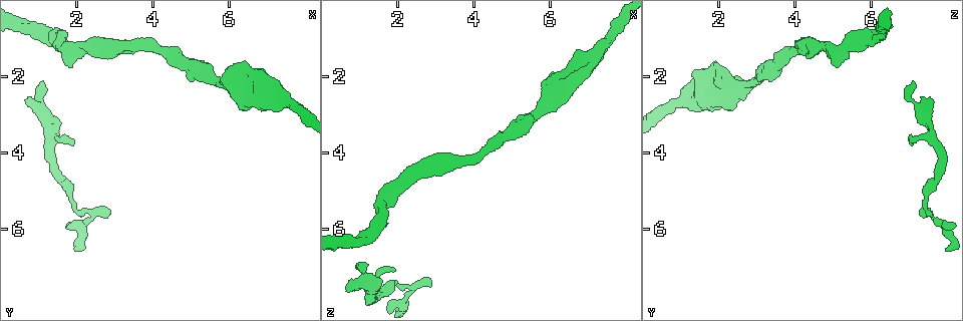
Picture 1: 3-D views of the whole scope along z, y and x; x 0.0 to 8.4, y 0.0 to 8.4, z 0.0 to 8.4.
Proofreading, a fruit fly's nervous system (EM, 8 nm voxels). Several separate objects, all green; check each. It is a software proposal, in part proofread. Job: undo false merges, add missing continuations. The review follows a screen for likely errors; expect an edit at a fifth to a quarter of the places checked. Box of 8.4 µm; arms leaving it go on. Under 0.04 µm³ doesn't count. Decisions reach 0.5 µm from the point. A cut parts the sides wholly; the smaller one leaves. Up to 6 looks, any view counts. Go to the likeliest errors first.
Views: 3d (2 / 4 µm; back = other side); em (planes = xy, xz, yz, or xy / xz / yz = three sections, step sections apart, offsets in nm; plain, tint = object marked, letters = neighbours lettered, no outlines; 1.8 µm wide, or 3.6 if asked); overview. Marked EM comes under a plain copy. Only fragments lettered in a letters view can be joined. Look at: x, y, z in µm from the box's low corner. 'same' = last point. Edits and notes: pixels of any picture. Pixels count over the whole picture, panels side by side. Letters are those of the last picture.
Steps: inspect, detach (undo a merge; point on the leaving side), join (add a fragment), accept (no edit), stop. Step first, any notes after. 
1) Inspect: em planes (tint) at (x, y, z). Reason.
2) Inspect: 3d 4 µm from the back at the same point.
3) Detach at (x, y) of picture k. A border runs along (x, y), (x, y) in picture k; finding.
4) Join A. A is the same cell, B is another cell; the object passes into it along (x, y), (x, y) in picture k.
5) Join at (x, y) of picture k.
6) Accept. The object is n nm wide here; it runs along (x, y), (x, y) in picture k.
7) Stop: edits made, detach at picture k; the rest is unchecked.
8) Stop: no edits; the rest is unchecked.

Inspect: 3d 2 µm at (2.10, 6.60, 7.90). Free end.

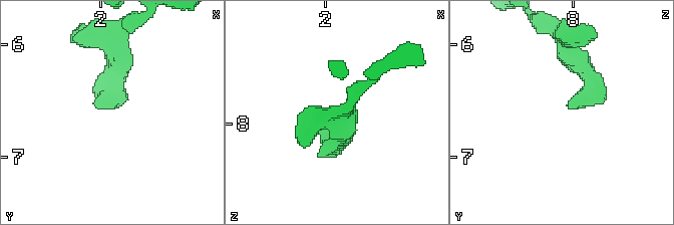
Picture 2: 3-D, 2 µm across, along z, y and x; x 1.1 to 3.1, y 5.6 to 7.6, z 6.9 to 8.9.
Inspect: em planes (letters) at (2.10, 6.56, 7.94).

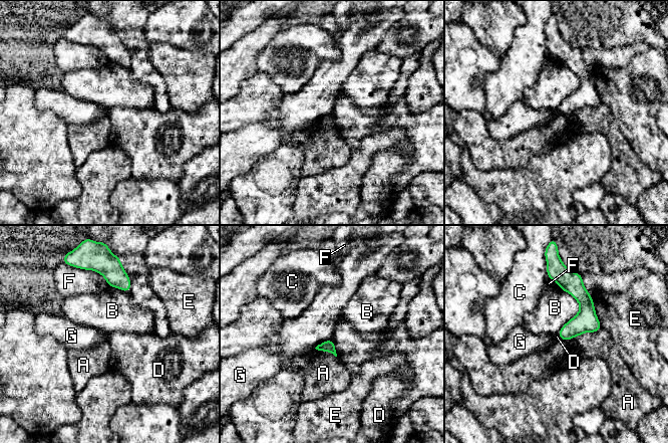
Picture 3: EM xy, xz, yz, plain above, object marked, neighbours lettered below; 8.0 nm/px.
Accept. A, B, C, D, E, F and G are other cells; it runs along (554, 277), (586, 301), (598, 326) in picture 3; none of them fits.

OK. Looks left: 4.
Inspect: 3d 2 µm at (1.95, 3.75, 7.10). Tapers out.

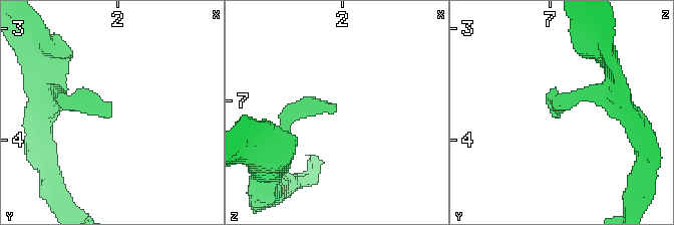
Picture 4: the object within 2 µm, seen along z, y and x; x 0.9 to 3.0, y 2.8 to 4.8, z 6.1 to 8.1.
Inspect: em yz step 16 (letters) at (1.94, 3.76, 7.08).

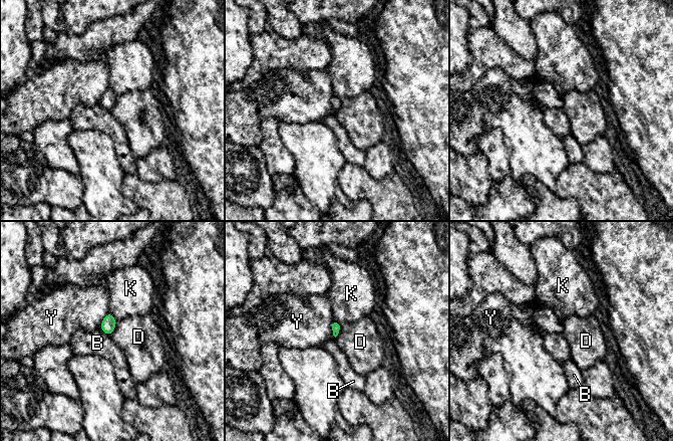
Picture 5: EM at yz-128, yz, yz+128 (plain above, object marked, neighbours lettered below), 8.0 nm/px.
Inspect: em planes (letters) at the same point.

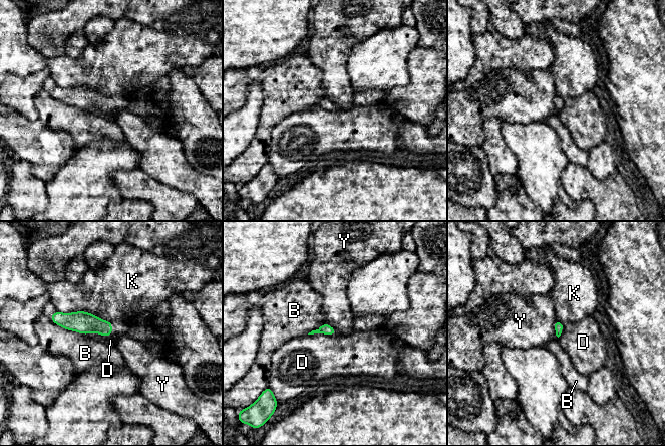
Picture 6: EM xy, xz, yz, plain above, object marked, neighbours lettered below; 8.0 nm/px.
Accept. B, D, K and Y are other cells; it runs along (53, 317), (96, 324), (109, 332) in picture 6; no lettered fragment goes on from it.

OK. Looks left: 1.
Stop: no edits; the rest is unchecked.

